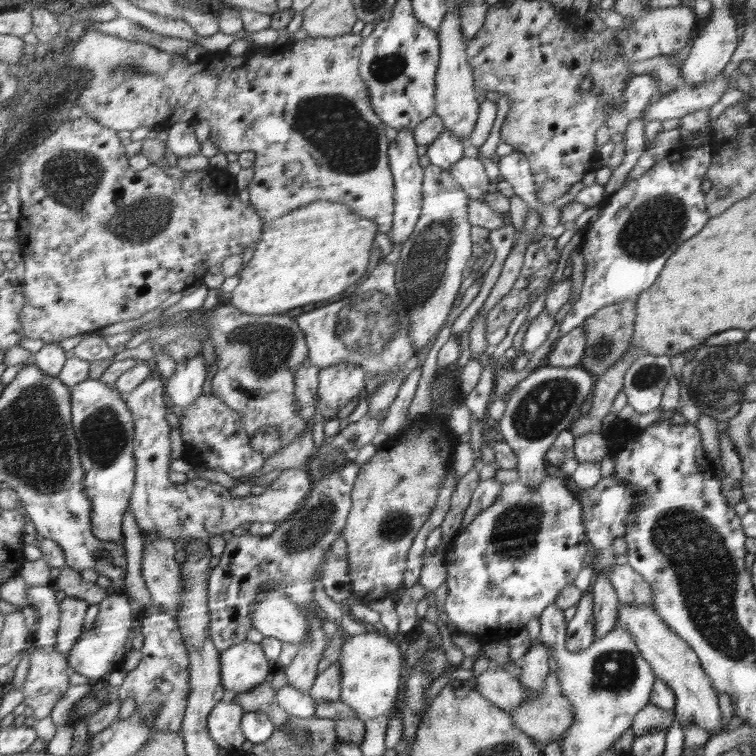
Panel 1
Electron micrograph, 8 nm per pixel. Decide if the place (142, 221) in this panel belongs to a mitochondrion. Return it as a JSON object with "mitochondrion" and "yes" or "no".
{"mitochondrion":"yes"}

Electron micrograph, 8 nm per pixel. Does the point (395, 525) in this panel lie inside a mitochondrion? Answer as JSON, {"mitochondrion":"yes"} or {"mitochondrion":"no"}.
{"mitochondrion":"yes"}

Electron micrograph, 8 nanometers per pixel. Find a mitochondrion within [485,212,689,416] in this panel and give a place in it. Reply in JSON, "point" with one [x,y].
{"point":[651,375]}

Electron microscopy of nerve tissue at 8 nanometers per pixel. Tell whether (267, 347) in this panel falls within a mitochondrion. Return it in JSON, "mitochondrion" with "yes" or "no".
{"mitochondrion":"yes"}

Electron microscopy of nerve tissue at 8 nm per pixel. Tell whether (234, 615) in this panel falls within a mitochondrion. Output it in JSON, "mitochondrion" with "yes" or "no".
{"mitochondrion":"no"}

